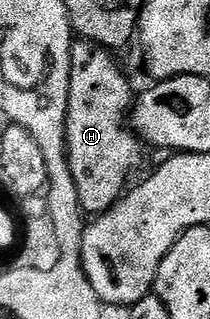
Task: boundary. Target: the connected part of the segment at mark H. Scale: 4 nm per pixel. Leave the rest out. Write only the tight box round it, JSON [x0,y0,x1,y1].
[67,40,146,216]

